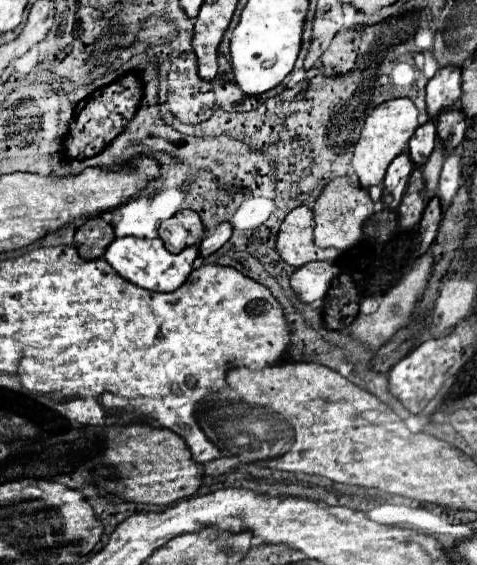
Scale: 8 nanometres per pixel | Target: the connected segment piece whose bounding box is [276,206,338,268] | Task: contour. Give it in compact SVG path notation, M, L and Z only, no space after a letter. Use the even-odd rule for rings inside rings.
M306 206L294 208L282 222L276 250L282 260L294 268L300 268L314 260L334 260L336 248L318 248L312 238L312 210Z

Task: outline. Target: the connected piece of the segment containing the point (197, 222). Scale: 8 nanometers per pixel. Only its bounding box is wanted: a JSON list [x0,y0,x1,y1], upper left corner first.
[158,210,204,254]

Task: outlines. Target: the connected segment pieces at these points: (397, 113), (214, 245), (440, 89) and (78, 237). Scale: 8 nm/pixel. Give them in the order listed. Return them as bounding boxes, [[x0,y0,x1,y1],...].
[[352,98,420,188],[198,222,232,258],[426,66,460,118],[74,216,114,260]]

